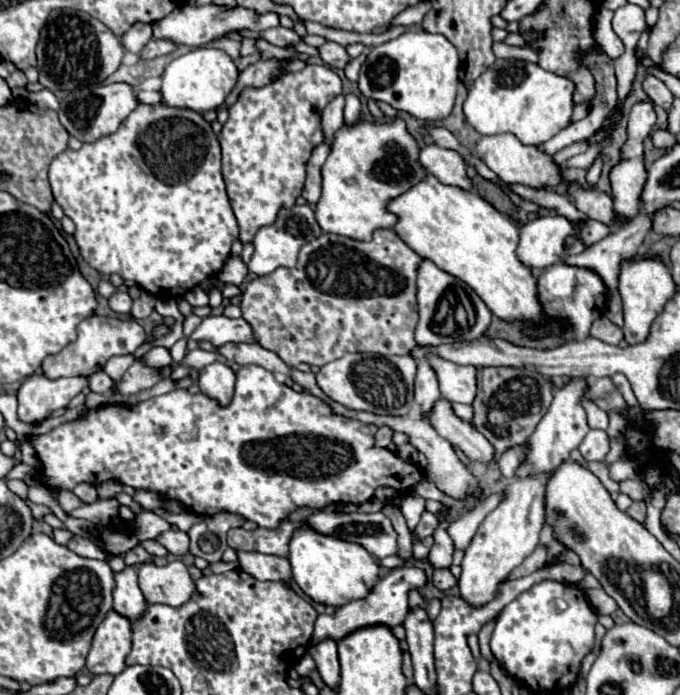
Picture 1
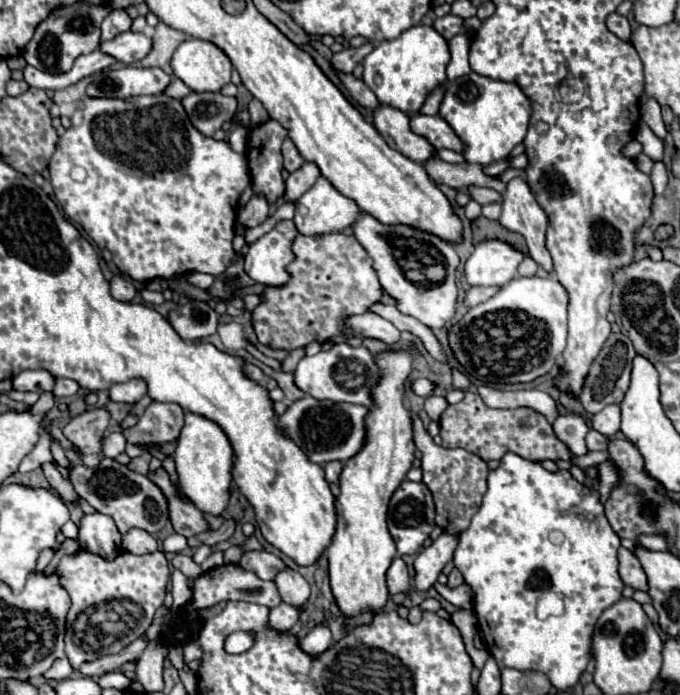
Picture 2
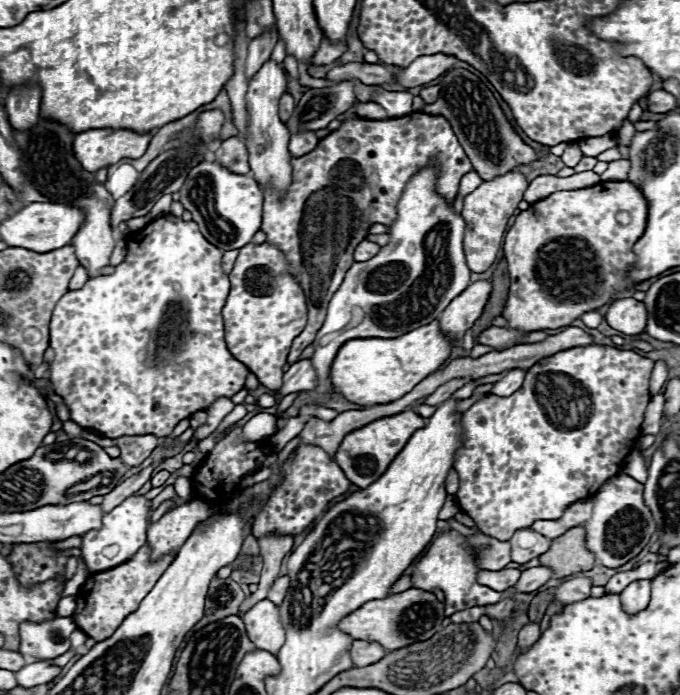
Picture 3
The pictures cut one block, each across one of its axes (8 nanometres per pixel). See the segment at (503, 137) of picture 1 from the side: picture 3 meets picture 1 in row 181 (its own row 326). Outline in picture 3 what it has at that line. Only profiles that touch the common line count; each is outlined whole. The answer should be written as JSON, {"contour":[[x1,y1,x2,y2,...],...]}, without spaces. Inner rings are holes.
{"contour":[[600,182,590,188,562,190,530,204,528,210,516,216,516,222,506,234,504,256,510,272,510,290,502,316,510,330,536,332,570,326,586,312,608,304,614,294,632,290,636,284,628,280,628,272,636,262,632,252,634,242,644,234,648,218,648,204,642,192,630,182],[620,212,626,212,628,222,620,222]]}

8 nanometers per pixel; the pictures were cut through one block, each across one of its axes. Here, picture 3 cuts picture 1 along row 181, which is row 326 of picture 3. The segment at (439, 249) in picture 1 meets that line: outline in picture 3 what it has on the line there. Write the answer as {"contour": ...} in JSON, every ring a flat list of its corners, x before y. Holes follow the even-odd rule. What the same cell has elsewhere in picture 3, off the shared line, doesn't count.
{"contour":[[438,320,406,332,398,338,356,338,348,340,336,354,328,382,332,390,352,404,374,406,378,402,394,402,408,394,422,378,438,370,452,352,452,342,440,334]]}

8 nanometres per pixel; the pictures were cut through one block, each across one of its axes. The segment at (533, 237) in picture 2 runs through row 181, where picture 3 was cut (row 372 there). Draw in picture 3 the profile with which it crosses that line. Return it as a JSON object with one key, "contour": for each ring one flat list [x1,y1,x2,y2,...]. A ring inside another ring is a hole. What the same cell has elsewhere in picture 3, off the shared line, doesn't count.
{"contour":[[512,370,510,374,506,374,502,380,498,380,492,388,492,394,496,396,510,396,514,394,516,390,520,390,522,382,524,382,524,370]]}

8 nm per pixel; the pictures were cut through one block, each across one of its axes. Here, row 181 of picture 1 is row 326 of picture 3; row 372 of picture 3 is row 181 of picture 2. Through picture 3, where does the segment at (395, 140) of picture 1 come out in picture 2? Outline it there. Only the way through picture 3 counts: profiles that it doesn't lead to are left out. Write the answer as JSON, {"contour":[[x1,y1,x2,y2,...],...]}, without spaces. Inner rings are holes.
{"contour":[[318,178,316,184,298,198,292,222,304,236,346,232,354,220,358,220,360,208,354,200,340,194,326,178]]}

